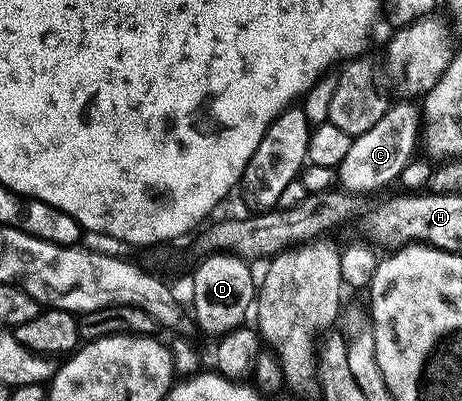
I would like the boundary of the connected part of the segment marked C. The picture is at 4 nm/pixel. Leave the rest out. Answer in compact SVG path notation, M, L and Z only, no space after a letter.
M399 100L399 105L391 104L387 108L386 114L376 123L376 127L368 127L360 136L353 138L348 147L348 155L338 164L336 170L336 181L346 193L357 195L356 193L374 193L377 189L382 189L385 185L394 185L398 176L404 171L404 167L415 156L414 147L417 148L420 139L420 109L417 104L409 100Z

